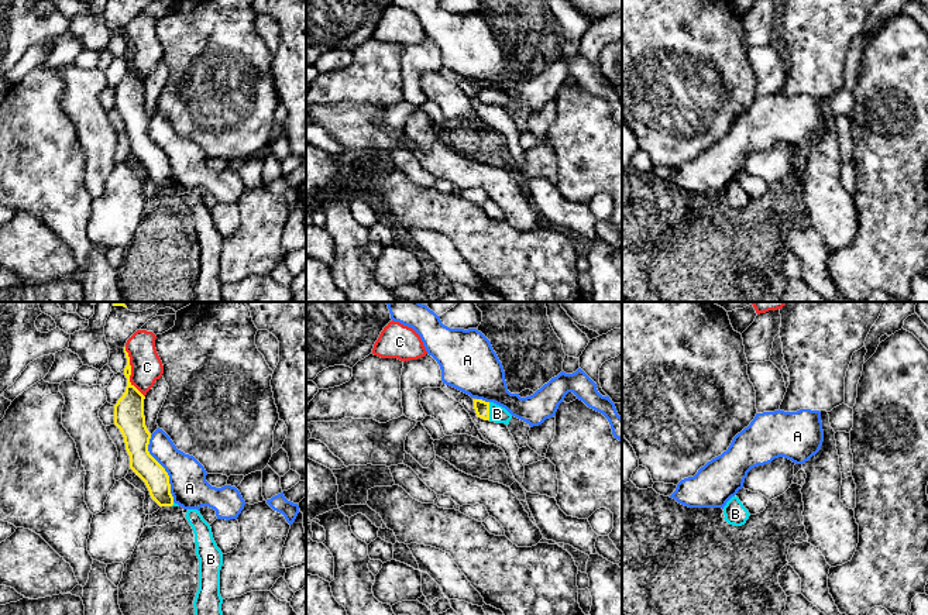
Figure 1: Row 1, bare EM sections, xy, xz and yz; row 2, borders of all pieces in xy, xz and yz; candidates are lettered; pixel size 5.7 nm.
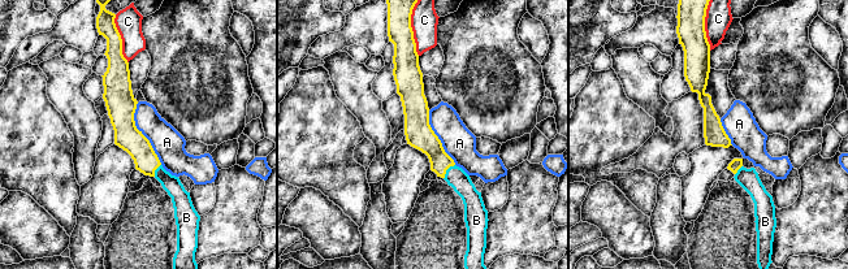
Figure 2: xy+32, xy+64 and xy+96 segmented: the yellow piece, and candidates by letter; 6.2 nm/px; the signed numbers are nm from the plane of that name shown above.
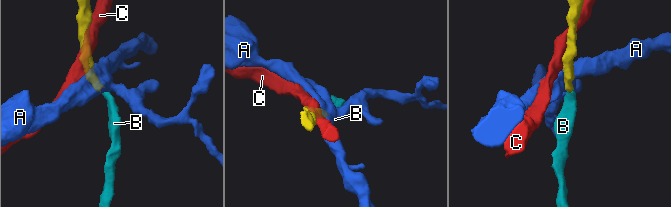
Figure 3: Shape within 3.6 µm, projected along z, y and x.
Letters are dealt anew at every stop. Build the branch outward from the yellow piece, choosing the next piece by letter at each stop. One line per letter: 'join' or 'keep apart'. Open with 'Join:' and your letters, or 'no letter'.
Join: B
A: keep apart
B: join
C: keep apart

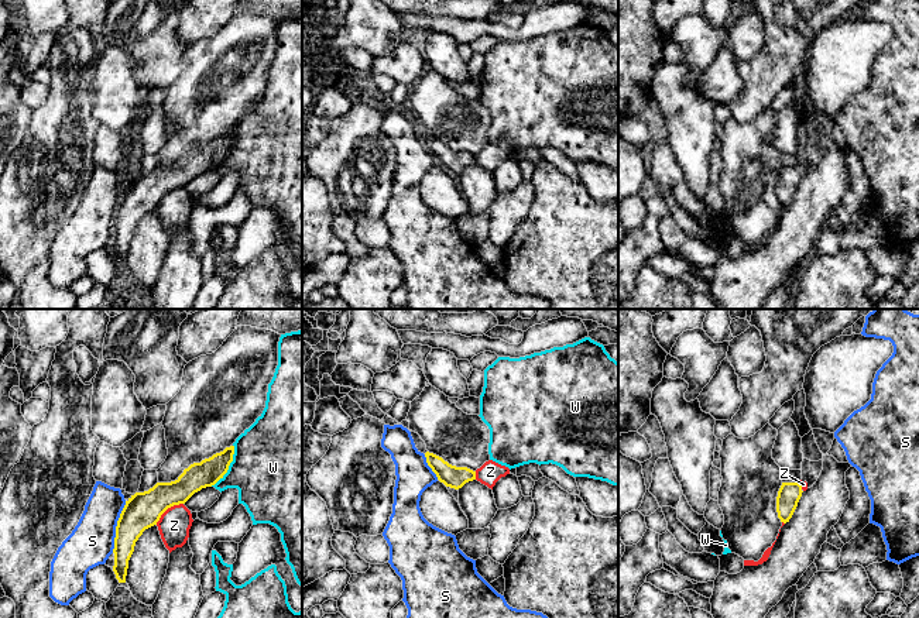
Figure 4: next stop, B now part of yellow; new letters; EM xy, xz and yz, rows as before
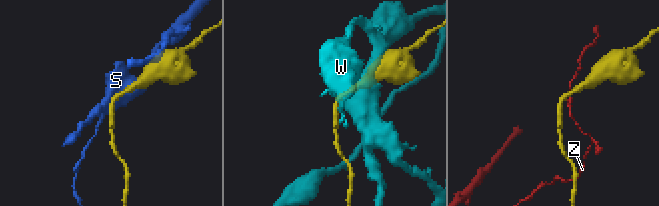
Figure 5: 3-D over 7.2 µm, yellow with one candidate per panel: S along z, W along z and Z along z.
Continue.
Join: no letter
S: keep apart
W: keep apart
Z: keep apart

